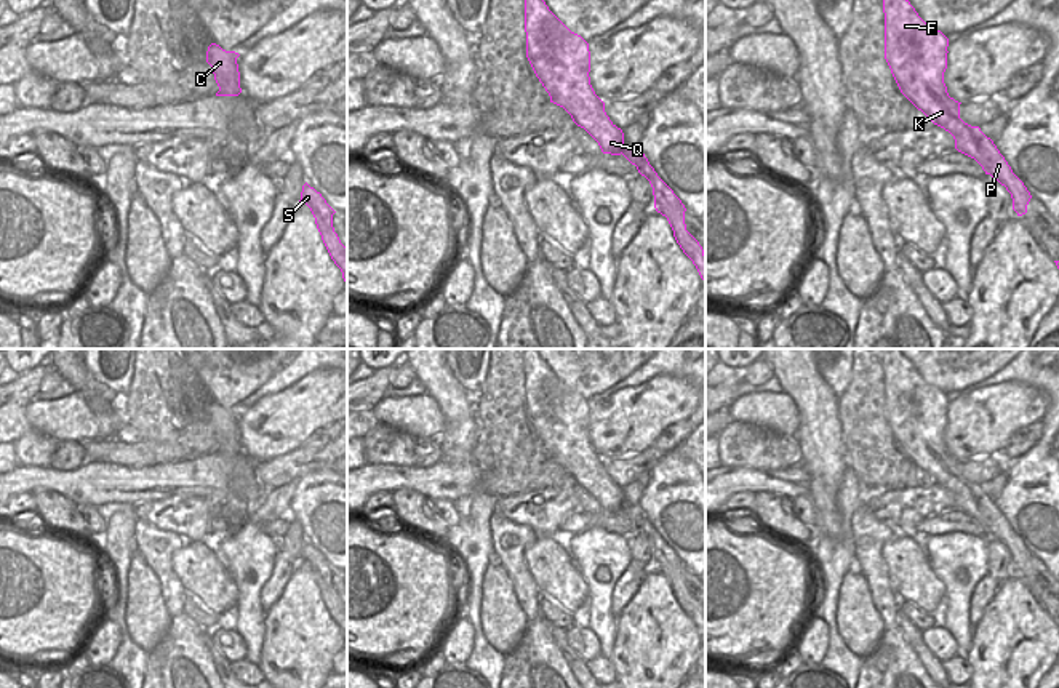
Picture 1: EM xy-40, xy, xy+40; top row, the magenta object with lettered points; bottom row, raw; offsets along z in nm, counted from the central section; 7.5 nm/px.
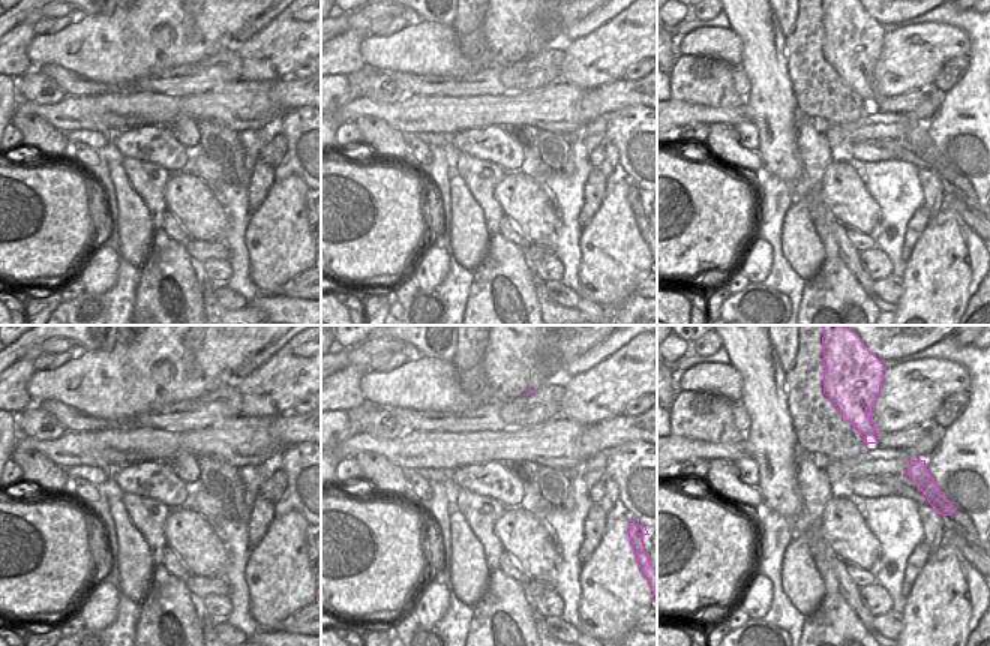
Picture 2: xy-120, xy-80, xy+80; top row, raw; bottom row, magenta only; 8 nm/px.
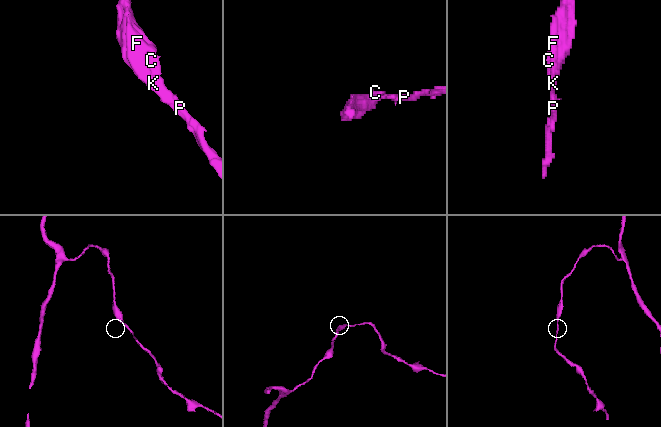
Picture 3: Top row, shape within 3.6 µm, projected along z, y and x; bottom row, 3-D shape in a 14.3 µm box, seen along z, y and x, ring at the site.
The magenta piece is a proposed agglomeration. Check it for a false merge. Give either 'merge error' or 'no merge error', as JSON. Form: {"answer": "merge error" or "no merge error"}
{"answer": "no merge error"}

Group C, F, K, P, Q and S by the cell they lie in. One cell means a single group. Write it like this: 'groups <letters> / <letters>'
groups C F K P Q S

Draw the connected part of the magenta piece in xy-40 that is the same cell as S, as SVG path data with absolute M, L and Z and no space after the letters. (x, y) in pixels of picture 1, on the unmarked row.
M307 541L302 544L299 560L306 562L310 566L322 598L331 618L341 627L342 637L347 645L347 606L341 602L333 586L333 573L336 570L326 562L322 552L310 546Z

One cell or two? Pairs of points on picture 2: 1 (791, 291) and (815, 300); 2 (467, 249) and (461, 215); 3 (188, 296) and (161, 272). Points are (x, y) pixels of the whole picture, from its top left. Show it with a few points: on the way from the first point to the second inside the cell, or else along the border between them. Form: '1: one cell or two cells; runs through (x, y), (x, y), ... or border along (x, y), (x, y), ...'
1: two cells; border along (806, 281), (798, 309)
2: one cell; runs through (467, 240), (467, 224)
3: one cell; runs through (182, 288), (168, 275)

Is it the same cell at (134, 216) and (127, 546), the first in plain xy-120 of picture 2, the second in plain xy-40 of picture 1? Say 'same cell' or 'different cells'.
different cells

